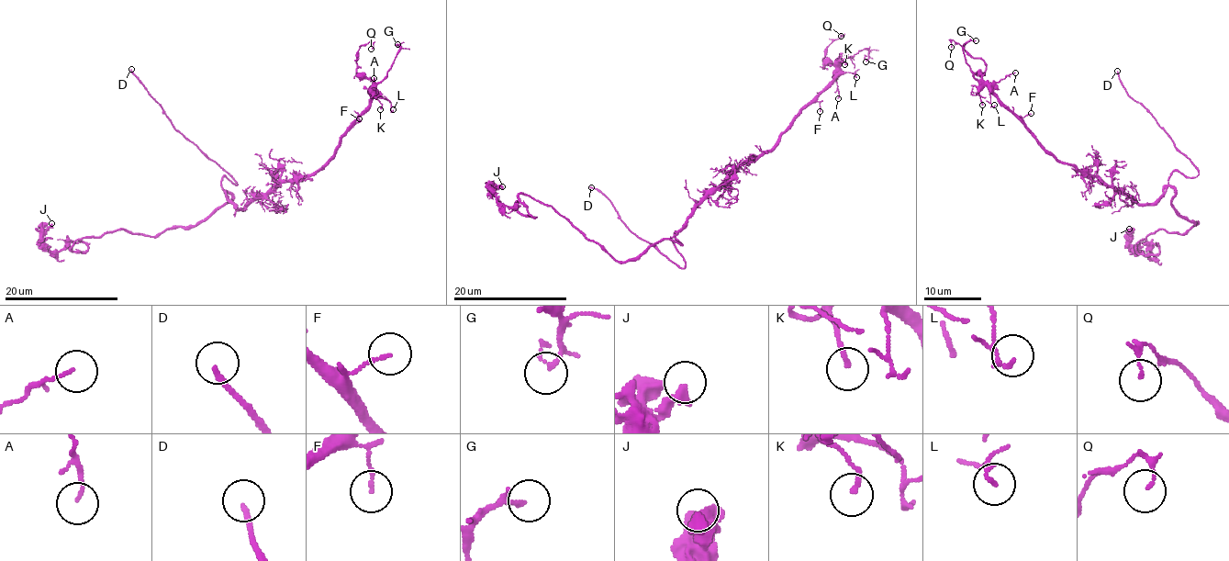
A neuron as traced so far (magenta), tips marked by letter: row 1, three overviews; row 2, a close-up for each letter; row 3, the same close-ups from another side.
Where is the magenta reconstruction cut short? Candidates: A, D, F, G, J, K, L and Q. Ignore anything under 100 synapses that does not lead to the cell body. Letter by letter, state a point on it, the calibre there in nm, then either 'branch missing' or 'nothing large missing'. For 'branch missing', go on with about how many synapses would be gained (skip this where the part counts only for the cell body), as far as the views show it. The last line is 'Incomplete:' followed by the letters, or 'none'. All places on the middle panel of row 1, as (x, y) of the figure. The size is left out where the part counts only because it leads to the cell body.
A: place (838, 98); calibre 90 nm; nothing large missing
D: place (591, 187); calibre 180 nm; branch missing
F: place (820, 111); calibre 120 nm; nothing large missing
G: place (865, 61); calibre 120 nm; nothing large missing
J: place (502, 186); calibre 400 nm; nothing large missing
K: place (844, 64); calibre 160 nm; nothing large missing
L: place (856, 77); calibre 150 nm; nothing large missing
Q: place (841, 36); calibre 60 nm; nothing large missing
Incomplete: D

